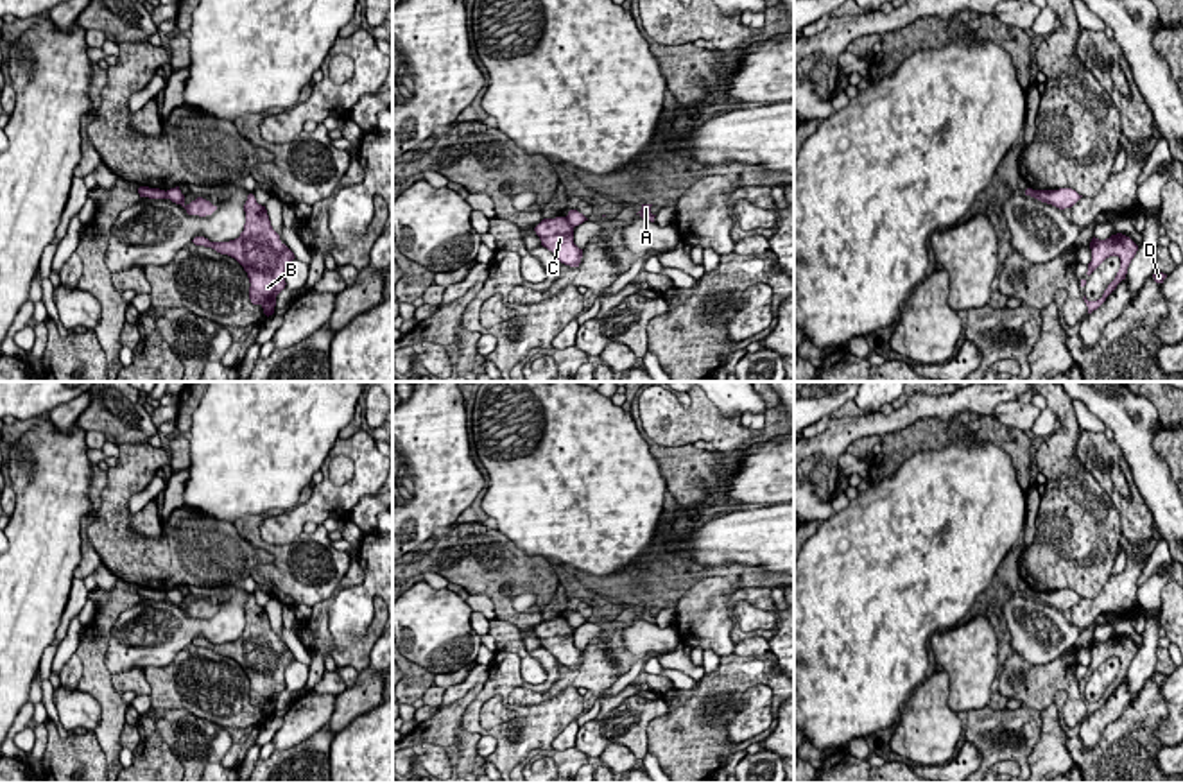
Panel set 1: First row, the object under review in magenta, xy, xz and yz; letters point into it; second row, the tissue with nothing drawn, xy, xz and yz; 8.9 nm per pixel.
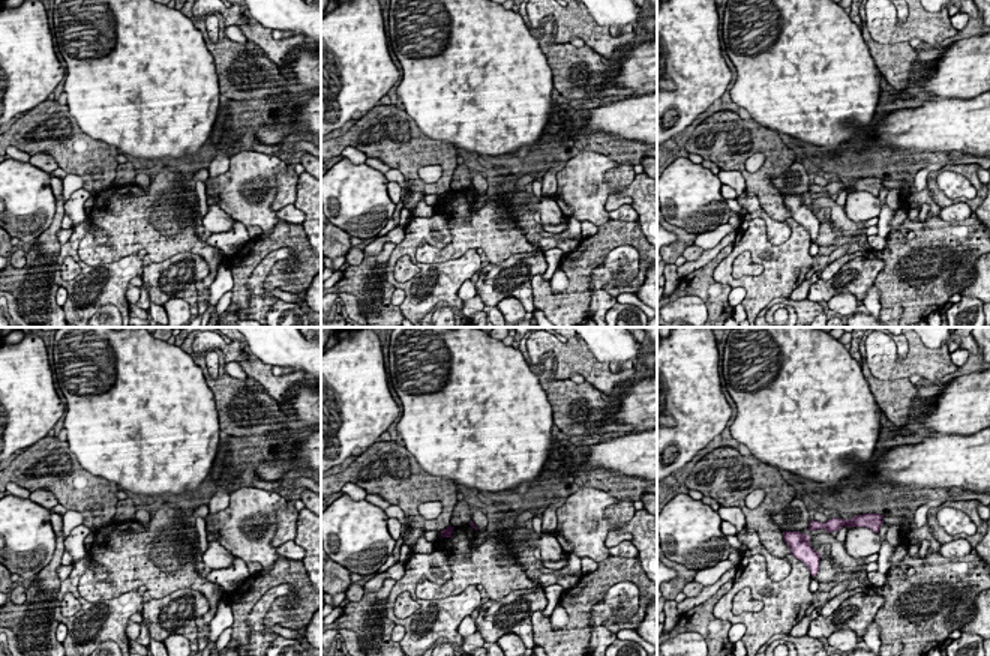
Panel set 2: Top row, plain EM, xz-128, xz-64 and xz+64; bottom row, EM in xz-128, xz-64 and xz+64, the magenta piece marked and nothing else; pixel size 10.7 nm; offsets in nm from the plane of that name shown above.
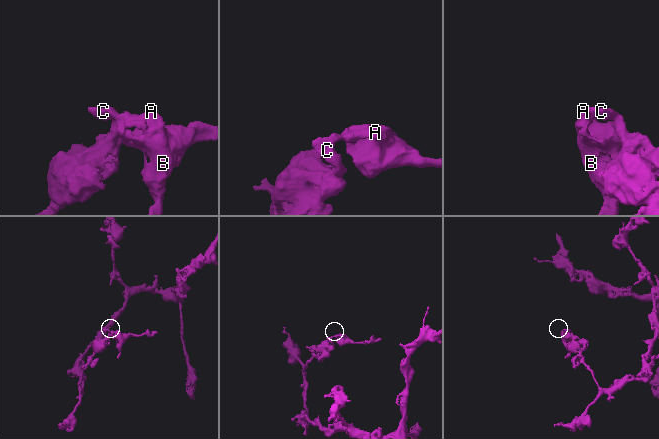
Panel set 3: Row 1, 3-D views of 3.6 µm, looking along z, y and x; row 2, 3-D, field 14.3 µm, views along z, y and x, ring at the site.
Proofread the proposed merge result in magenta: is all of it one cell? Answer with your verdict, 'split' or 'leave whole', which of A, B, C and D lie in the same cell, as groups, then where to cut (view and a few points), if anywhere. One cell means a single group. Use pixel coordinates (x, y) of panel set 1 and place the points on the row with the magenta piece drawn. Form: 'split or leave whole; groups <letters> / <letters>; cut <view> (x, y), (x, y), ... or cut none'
split; groups A B / C D; cut xz (565, 217), (574, 226)

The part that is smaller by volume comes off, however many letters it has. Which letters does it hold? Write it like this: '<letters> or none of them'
A, B

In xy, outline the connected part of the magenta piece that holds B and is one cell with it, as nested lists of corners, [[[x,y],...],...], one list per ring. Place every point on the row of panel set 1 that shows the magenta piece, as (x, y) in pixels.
[[[249,194],[244,204],[246,224],[238,238],[210,242],[195,237],[195,245],[212,247],[235,258],[249,278],[249,299],[260,305],[269,317],[274,314],[276,296],[285,288],[285,267],[296,258],[272,229],[265,206]]]

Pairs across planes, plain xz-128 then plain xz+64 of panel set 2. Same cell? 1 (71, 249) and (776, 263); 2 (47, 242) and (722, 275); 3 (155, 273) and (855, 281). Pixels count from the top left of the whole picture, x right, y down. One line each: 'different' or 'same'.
1: same
2: different
3: same

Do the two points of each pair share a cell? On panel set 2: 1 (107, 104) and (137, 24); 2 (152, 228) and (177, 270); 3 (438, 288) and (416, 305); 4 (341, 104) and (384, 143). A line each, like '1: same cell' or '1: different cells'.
1: same cell
2: different cells
3: same cell
4: different cells

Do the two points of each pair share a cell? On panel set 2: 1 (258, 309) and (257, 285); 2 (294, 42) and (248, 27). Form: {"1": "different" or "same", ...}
{"1": "same", "2": "same"}

